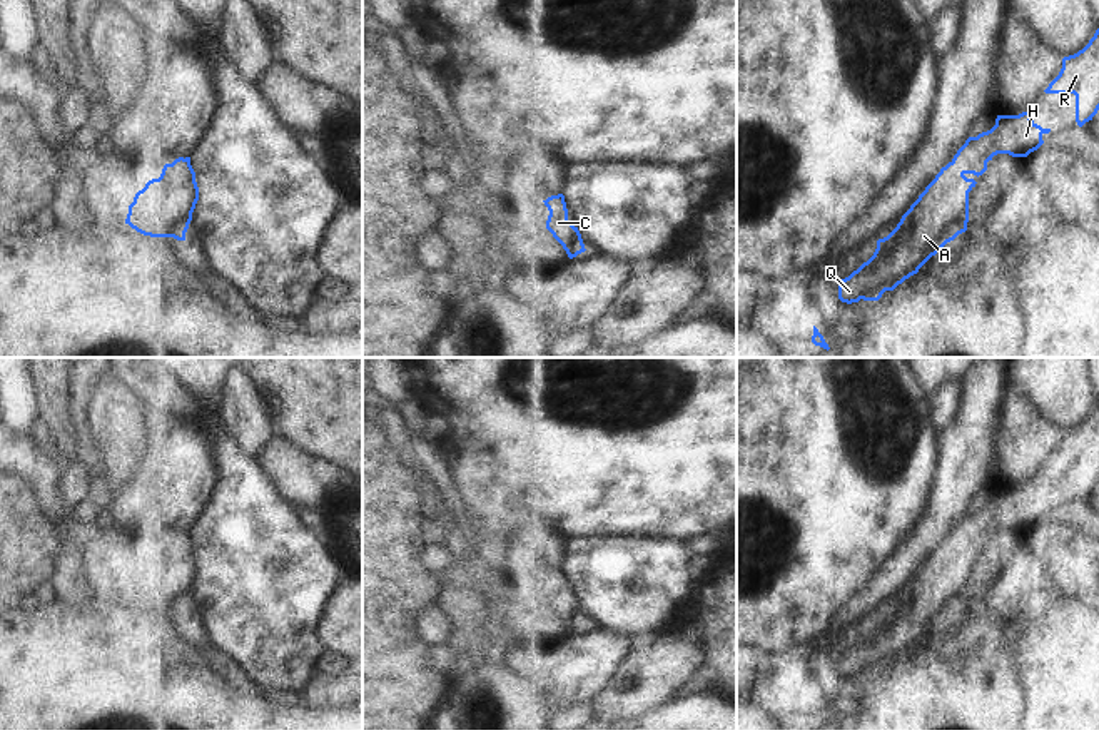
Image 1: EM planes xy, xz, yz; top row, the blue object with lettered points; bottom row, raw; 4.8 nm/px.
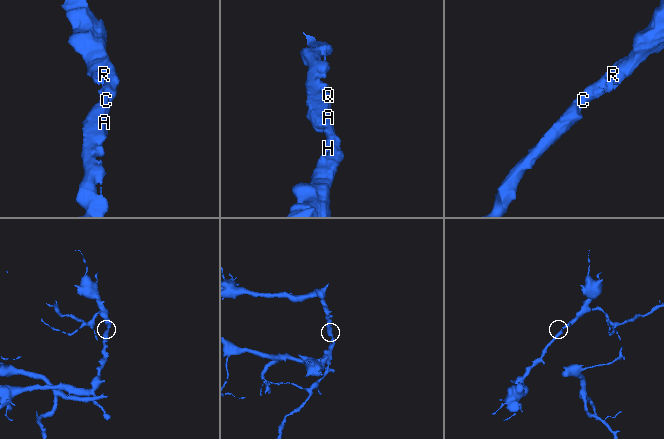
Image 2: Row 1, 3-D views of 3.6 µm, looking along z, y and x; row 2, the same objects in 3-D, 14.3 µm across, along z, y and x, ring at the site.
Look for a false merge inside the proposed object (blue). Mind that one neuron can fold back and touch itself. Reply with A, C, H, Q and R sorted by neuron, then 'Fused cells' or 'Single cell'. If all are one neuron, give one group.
Groups: A C H Q R. Single cell.

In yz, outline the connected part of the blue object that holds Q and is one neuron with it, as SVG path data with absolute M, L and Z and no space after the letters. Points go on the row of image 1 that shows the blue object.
M1022 112L997 115L990 130L969 137L897 227L877 241L874 256L840 281L838 299L847 304L879 301L885 291L894 291L917 274L947 242L967 231L969 192L977 182L965 175L982 175L997 154L1027 157L1044 144L1042 135L1049 132L1031 119L1031 112Z

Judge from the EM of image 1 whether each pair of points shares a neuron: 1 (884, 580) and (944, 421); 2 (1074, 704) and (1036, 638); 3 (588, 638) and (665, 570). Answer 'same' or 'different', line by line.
1: different
2: same
3: different

